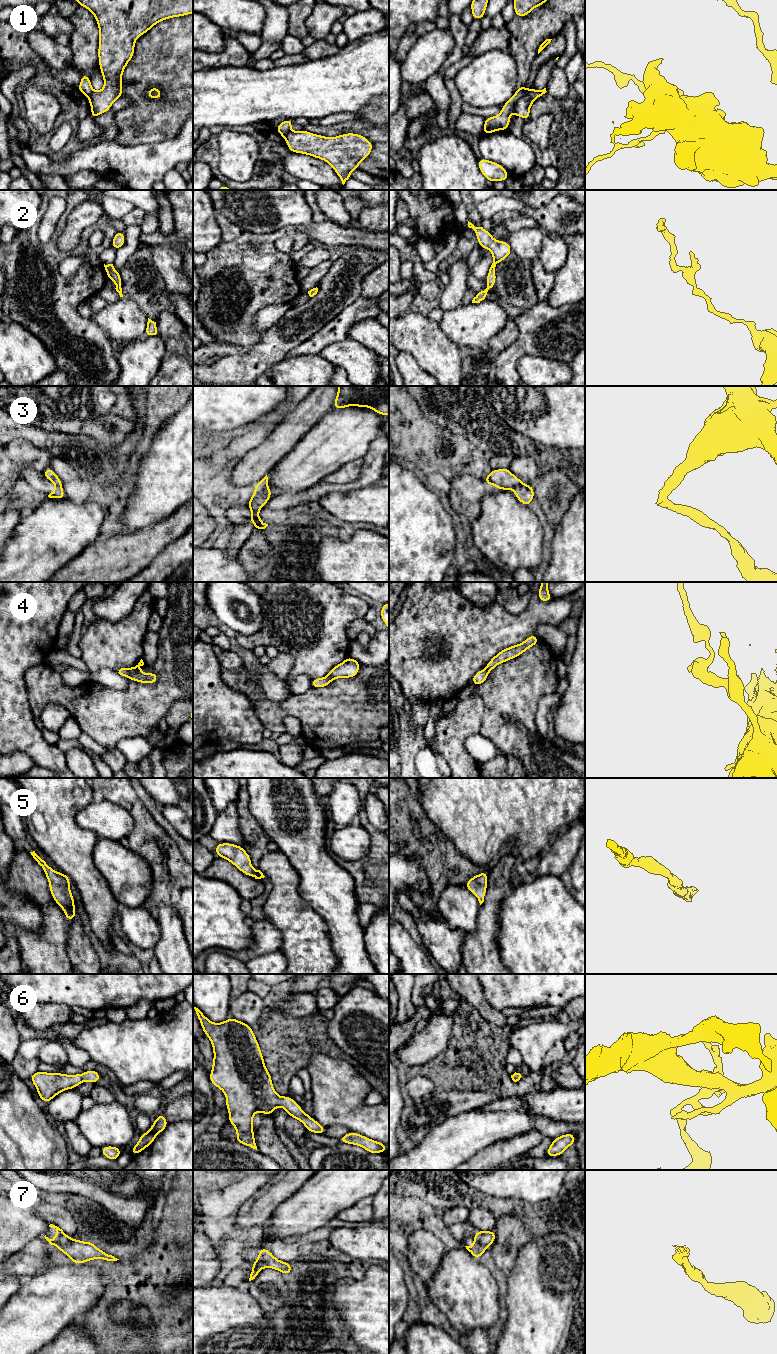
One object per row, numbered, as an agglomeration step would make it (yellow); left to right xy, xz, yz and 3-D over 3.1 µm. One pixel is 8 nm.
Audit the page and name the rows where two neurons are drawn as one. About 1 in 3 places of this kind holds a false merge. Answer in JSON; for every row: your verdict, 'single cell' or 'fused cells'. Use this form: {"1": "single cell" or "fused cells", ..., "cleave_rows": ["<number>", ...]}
{"1": "fused cells", "2": "single cell", "3": "fused cells", "4": "fused cells", "5": "single cell", "6": "single cell", "7": "fused cells", "cleave_rows": ["1", "3", "4", "7"]}

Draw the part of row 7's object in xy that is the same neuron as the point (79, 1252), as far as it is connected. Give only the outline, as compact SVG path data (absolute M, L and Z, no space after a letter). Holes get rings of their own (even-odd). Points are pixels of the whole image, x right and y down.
M70 1239L66 1245L57 1246L58 1250L65 1253L73 1263L84 1264L94 1259L103 1259L107 1261L117 1261L119 1259L100 1250L92 1242L84 1242L77 1239Z

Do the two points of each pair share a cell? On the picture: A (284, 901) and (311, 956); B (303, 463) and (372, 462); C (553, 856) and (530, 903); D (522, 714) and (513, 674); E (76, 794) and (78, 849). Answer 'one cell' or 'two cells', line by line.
A: one cell
B: two cells
C: two cells
D: one cell
E: one cell

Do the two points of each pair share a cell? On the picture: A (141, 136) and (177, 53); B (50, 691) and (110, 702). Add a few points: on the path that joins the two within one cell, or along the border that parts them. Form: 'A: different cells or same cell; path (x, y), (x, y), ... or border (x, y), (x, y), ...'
A: same cell; path (162, 115), (177, 100), (177, 74)
B: same cell; path (65, 696), (83, 702), (95, 702)

